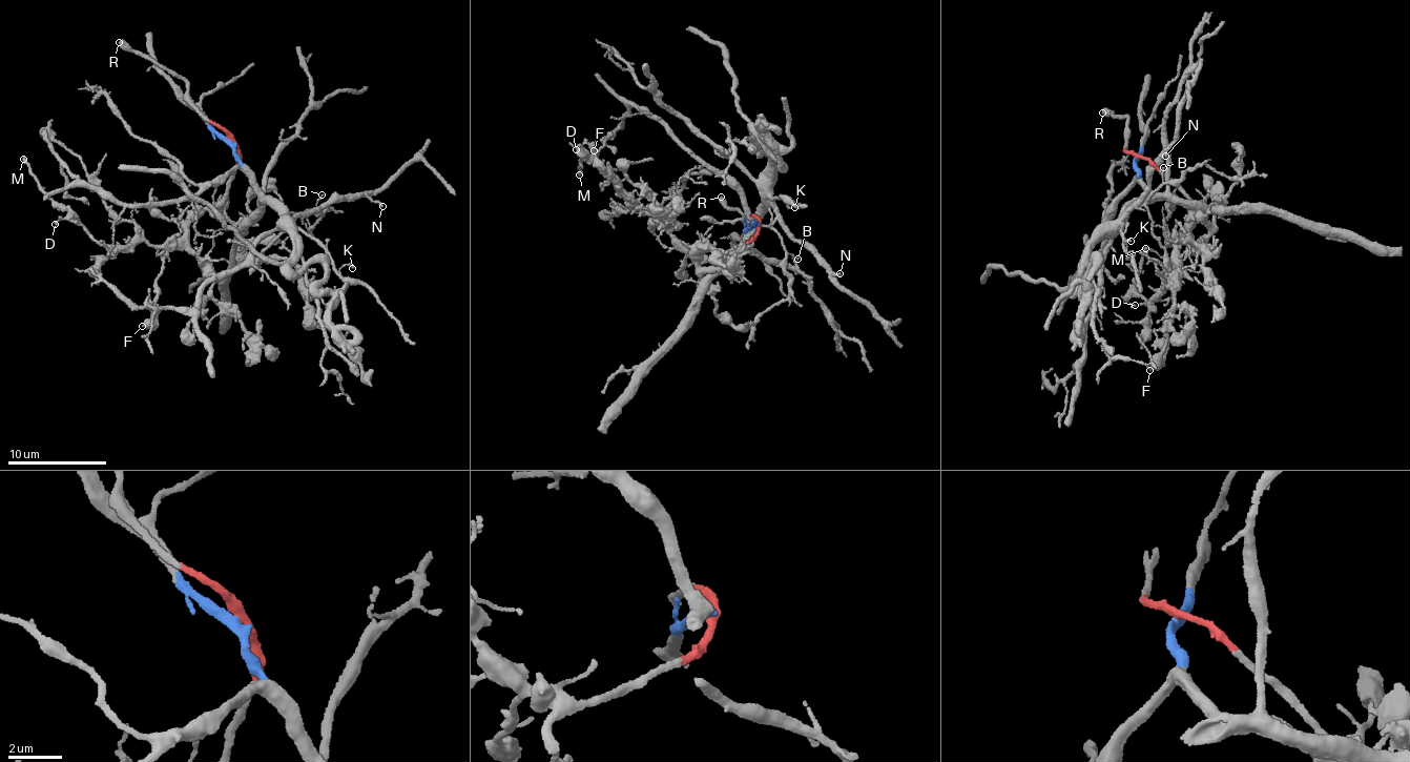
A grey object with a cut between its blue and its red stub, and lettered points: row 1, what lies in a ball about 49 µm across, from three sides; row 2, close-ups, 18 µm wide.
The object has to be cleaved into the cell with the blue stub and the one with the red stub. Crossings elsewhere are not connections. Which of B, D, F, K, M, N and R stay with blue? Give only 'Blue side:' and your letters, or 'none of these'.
Blue side: B, K, N

